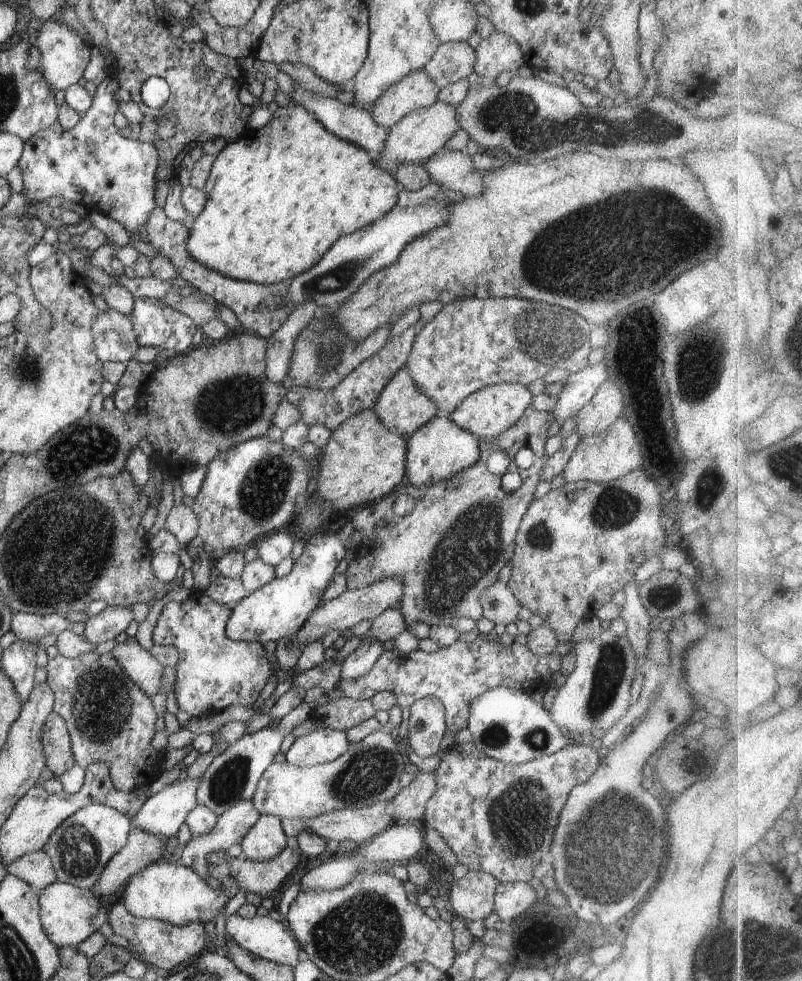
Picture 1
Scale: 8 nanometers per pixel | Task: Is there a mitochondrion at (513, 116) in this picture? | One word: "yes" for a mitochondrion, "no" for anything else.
yes

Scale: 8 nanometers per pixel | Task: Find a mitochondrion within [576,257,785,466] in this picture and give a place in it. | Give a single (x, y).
(696, 360)

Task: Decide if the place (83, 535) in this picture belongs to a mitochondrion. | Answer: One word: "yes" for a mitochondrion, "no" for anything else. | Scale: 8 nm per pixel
yes

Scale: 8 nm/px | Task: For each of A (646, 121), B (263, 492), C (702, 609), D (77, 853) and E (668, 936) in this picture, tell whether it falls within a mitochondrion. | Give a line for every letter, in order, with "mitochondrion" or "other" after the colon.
A: other
B: mitochondrion
C: other
D: mitochondrion
E: other

